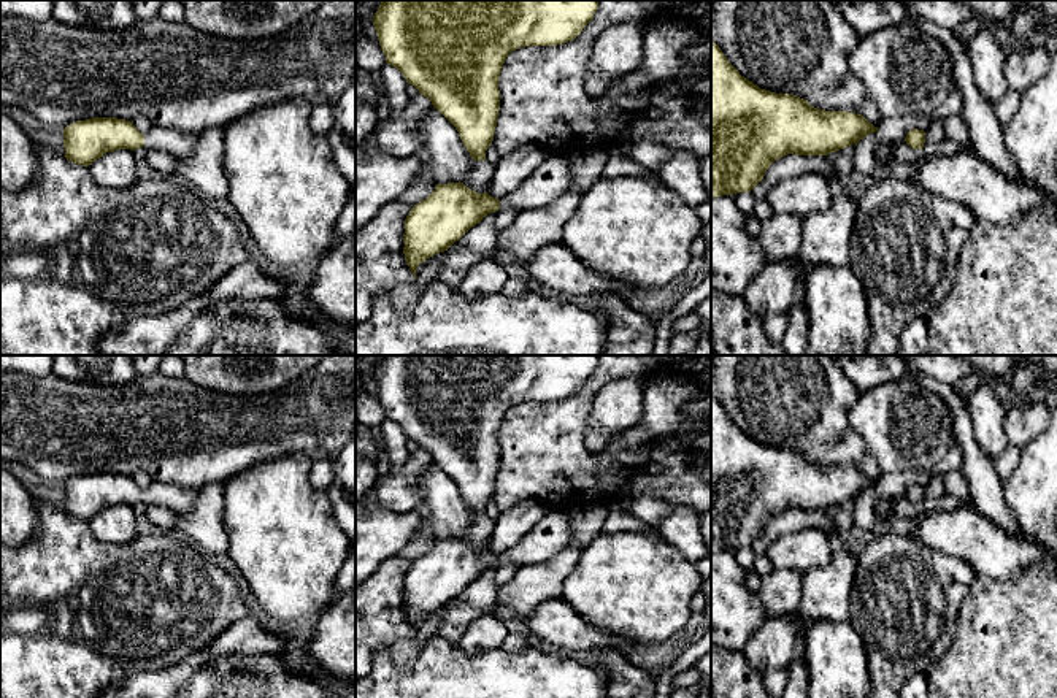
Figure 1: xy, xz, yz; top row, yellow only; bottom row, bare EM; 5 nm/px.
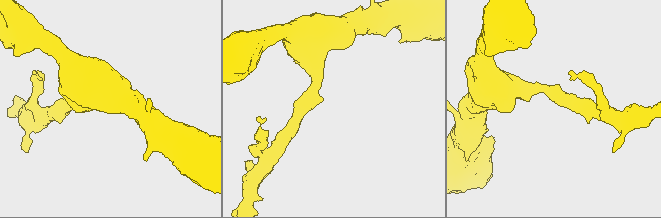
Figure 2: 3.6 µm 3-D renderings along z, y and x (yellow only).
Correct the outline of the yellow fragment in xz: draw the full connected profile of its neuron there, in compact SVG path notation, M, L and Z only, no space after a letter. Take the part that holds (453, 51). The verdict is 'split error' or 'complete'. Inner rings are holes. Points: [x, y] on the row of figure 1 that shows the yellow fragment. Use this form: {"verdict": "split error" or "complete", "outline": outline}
{"verdict": "complete", "outline": "M382 0L373 25L386 63L400 70L459 132L473 160L486 160L500 111L498 79L509 52L575 40L598 0Z"}

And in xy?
{"verdict": "split error", "outline": "M92 117L76 121L63 130L65 159L89 167L106 152L117 149L135 151L146 146L170 152L183 159L192 152L200 133L179 132L165 127L152 127L146 135L140 133L132 121L117 117Z"}

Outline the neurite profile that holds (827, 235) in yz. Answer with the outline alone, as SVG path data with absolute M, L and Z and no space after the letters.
M849 194L803 219L800 257L808 267L846 267L852 260L852 233L859 203Z

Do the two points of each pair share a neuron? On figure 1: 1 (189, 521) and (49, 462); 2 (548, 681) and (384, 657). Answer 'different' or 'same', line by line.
1: different
2: same

